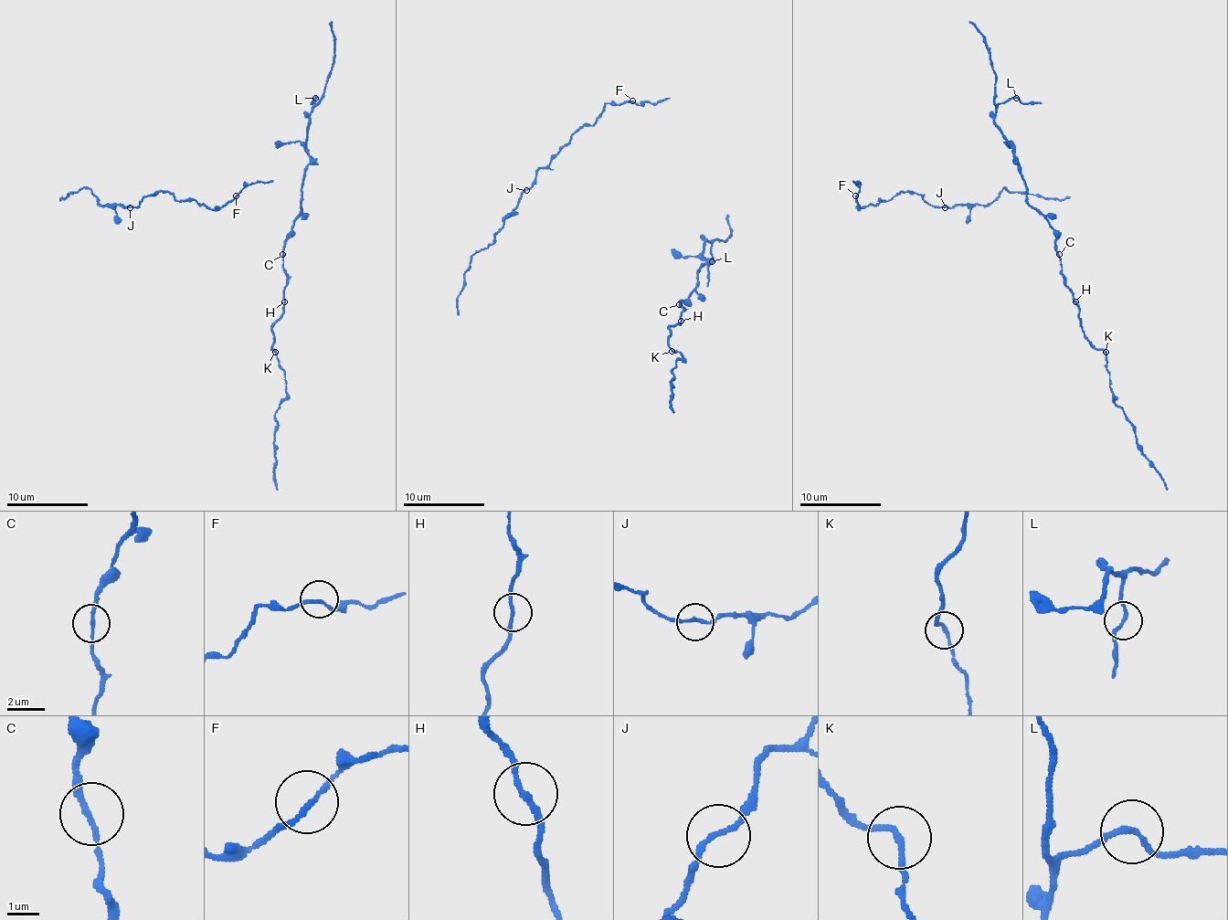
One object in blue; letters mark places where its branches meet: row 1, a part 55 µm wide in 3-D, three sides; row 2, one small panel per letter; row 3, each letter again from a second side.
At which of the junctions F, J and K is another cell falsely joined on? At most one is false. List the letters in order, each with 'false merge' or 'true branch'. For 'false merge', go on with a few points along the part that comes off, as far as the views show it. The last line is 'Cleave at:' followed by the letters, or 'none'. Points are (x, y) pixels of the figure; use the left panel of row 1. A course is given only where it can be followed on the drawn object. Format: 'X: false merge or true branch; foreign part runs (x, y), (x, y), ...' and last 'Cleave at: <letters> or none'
F: true branch
J: true branch
K: true branch
Cleave at: none

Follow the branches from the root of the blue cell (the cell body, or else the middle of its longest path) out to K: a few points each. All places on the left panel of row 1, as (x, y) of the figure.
K: (274, 142), (299, 142), (309, 156), (301, 214), (282, 257), (287, 285), (282, 315), (272, 328), (274, 352)

